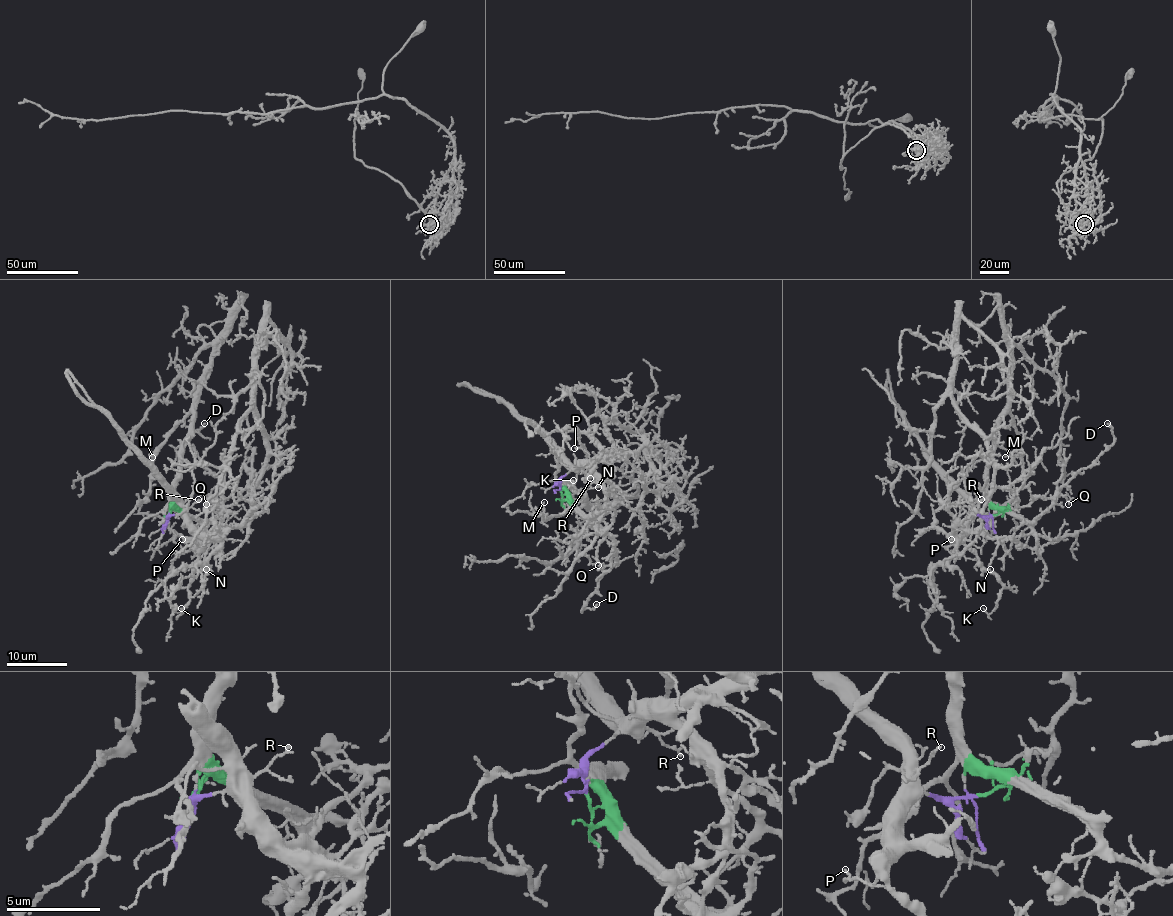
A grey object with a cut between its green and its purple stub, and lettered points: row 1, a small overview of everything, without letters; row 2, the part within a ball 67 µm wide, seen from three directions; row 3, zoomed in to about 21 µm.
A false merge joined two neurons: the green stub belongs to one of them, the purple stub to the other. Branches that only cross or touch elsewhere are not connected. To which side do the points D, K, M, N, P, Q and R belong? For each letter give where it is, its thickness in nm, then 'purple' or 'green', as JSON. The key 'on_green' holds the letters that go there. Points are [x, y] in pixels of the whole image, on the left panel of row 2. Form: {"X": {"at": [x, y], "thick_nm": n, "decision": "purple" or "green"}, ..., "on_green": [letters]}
{"D": {"at": [204, 423], "thick_nm": 150, "decision": "green"}, "K": {"at": [181, 608], "thick_nm": 120, "decision": "purple"}, "M": {"at": [152, 457], "thick_nm": 70, "decision": "green"}, "N": {"at": [206, 569], "thick_nm": 160, "decision": "purple"}, "P": {"at": [182, 539], "thick_nm": 140, "decision": "purple"}, "Q": {"at": [206, 504], "thick_nm": 80, "decision": "purple"}, "R": {"at": [198, 499], "thick_nm": 140, "decision": "purple"}, "on_green": ["D", "M"]}

